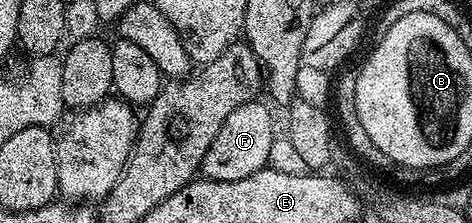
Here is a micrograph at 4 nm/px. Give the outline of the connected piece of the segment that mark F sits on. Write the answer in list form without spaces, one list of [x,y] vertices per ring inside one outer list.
[[[254,100],[235,108],[227,120],[223,120],[223,128],[219,128],[219,136],[211,140],[211,148],[207,148],[207,156],[203,156],[200,173],[216,182],[227,180],[243,180],[243,176],[251,176],[251,172],[259,172],[269,165],[268,157],[275,137],[273,131],[273,114],[261,103]]]

